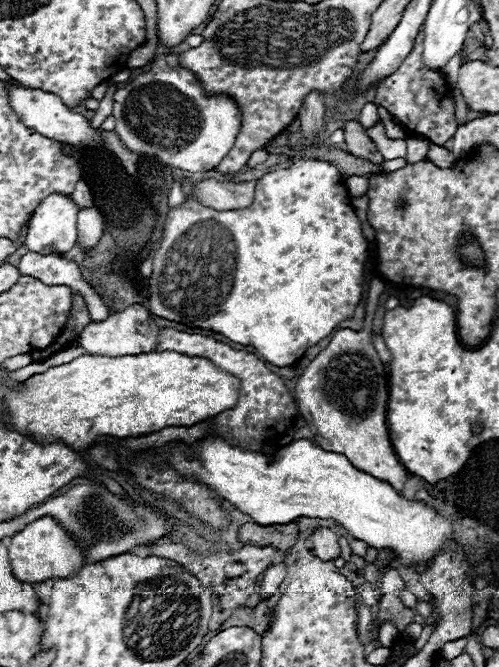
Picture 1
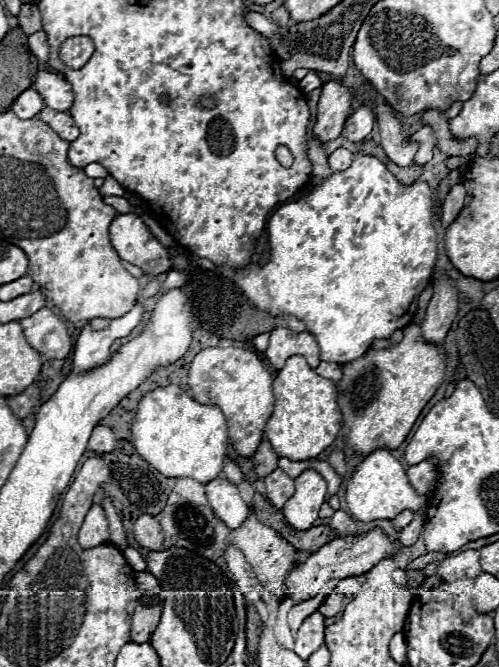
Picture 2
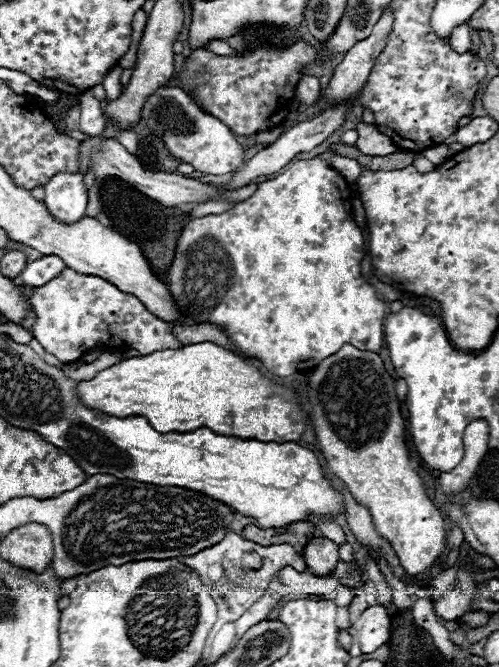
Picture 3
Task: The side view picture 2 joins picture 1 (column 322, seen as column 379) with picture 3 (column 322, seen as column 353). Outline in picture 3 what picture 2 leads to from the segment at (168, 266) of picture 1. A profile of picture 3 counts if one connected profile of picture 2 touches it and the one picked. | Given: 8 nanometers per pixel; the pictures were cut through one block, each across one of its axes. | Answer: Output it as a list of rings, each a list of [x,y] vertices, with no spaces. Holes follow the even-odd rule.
[[[312,158],[312,160],[300,160],[300,162],[292,164],[286,172],[276,176],[274,180],[262,182],[258,186],[258,190],[248,200],[240,202],[236,208],[232,208],[224,214],[208,214],[204,218],[190,220],[180,234],[180,244],[176,246],[176,260],[172,262],[172,268],[168,270],[168,288],[172,292],[172,298],[180,306],[180,310],[194,324],[202,324],[202,322],[216,324],[246,354],[260,358],[262,364],[274,376],[284,378],[284,376],[296,374],[296,372],[310,370],[312,366],[320,364],[324,358],[336,354],[344,344],[352,344],[352,346],[356,346],[360,350],[368,350],[368,352],[378,352],[382,348],[382,344],[384,344],[382,324],[386,318],[388,304],[382,302],[376,296],[376,290],[362,278],[362,272],[360,272],[362,256],[364,256],[364,238],[352,216],[352,204],[350,204],[348,184],[346,184],[344,176],[340,172],[336,172],[334,168],[326,166],[320,158]]]

